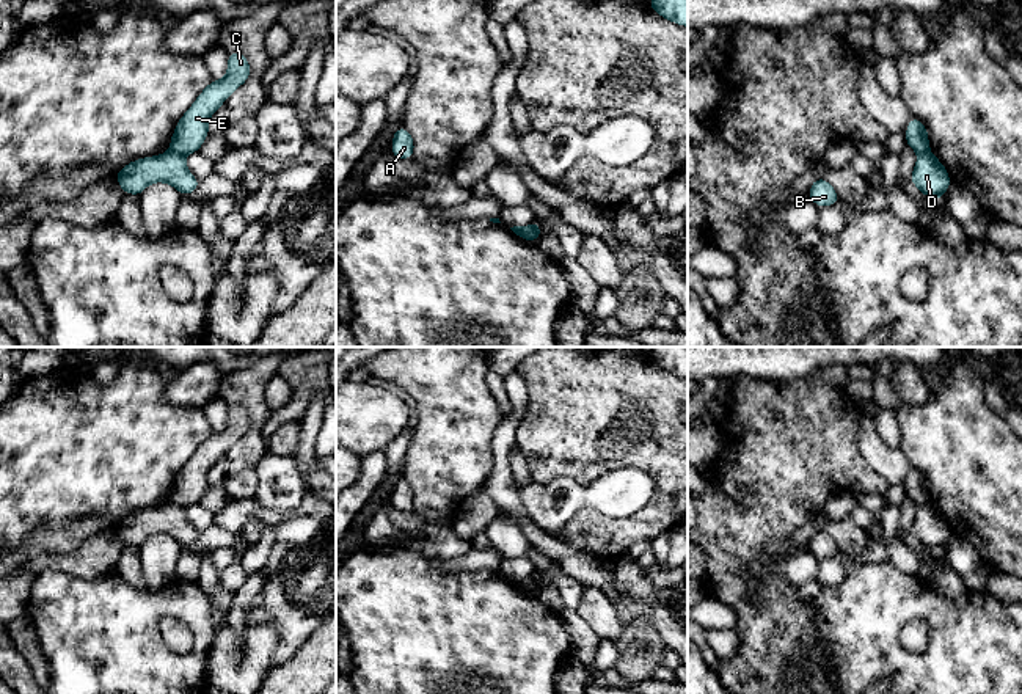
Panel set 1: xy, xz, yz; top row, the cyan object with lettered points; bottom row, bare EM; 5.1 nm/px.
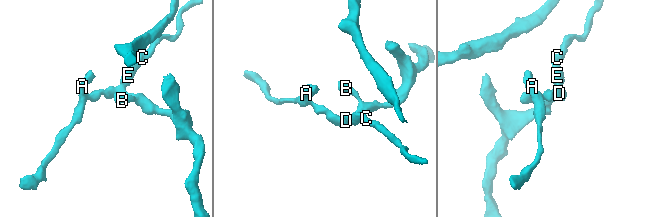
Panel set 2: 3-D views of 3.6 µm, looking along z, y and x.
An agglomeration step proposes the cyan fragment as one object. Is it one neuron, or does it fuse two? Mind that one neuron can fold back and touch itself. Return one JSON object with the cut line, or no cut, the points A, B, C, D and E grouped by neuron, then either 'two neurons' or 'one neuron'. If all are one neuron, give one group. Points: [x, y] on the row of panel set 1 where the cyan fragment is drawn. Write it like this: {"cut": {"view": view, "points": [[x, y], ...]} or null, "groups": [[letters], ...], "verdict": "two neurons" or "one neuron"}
{"cut": {"view": "xy", "points": [[171, 149], [184, 156]]}, "groups": [["A", "B", "D"], ["C", "E"]], "verdict": "two neurons"}

